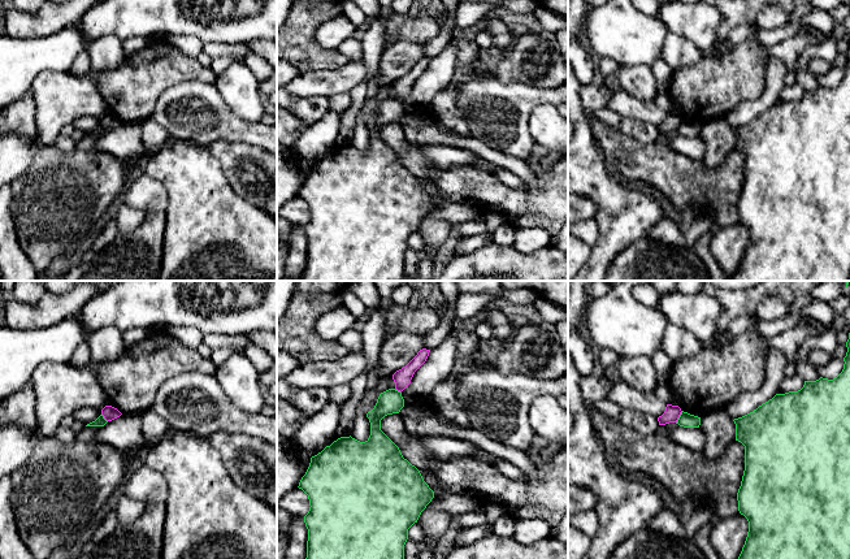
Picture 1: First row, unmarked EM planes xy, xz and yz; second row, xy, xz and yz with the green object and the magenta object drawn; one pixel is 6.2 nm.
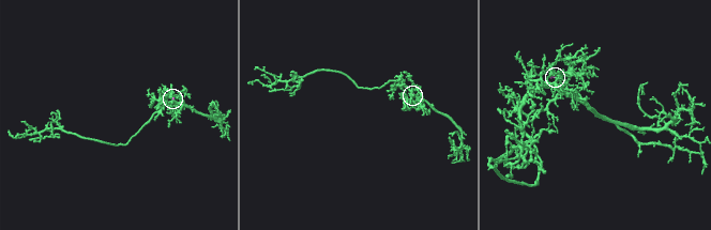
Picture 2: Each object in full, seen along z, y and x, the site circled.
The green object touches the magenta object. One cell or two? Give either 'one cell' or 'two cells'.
two cells

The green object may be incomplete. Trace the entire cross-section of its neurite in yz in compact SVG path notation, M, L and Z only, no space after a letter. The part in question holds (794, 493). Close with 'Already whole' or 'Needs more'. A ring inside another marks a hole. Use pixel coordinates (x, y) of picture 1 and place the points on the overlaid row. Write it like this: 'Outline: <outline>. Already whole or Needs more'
Outline: M850 333L844 369L833 380L805 381L798 391L776 394L753 412L734 419L736 441L745 446L745 471L737 493L738 511L749 521L749 532L738 559L850 559Z. Already whole

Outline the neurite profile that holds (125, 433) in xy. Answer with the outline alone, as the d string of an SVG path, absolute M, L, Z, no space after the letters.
M122 413L120 417L108 421L96 434L95 441L110 445L121 451L139 451L146 439L142 432L140 413Z

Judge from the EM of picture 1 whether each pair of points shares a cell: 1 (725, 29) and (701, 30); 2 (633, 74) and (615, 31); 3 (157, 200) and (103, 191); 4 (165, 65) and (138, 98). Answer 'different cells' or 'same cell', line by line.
1: different cells
2: different cells
3: different cells
4: same cell

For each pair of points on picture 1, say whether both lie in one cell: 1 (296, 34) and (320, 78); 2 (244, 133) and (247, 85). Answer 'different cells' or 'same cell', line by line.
1: different cells
2: different cells

